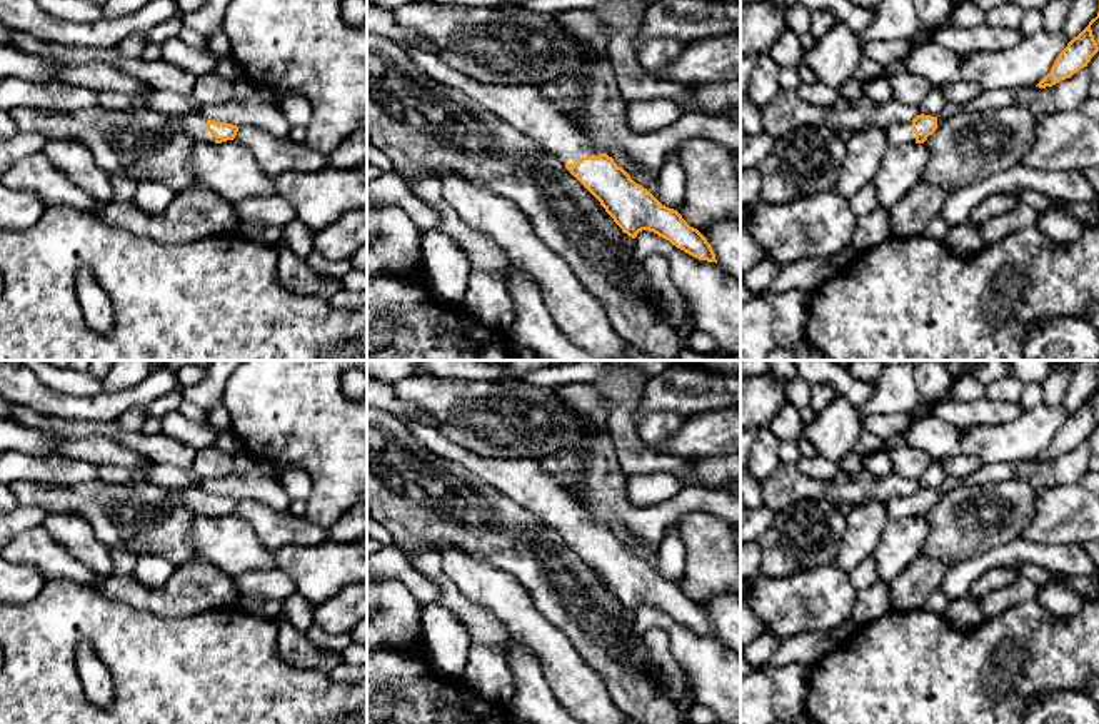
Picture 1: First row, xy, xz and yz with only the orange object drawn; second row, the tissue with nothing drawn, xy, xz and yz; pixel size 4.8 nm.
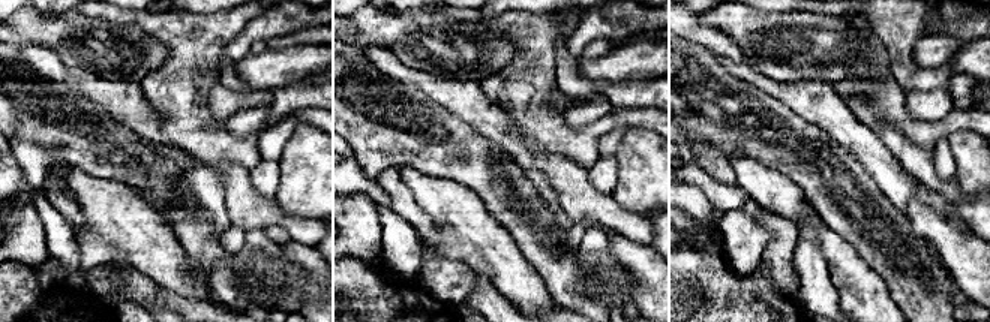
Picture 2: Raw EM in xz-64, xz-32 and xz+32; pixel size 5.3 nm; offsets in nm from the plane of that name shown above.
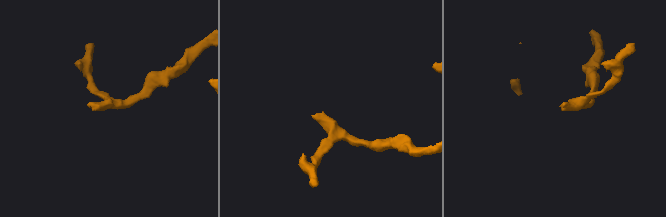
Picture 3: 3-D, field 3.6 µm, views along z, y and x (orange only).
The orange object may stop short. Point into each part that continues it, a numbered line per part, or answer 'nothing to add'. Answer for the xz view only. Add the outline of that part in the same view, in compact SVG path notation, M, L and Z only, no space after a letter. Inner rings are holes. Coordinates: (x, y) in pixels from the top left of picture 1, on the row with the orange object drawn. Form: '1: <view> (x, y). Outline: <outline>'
1: xz (524, 107). Outline: M409 48L409 55L432 80L457 87L534 140L542 150L557 157L564 165L577 163L582 157L599 157L602 153L535 85L480 83L450 68L437 55L414 48Z

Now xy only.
1: xy (195, 124). Outline: M200 113L178 118L195 142L215 143L215 135L207 130L207 120Z

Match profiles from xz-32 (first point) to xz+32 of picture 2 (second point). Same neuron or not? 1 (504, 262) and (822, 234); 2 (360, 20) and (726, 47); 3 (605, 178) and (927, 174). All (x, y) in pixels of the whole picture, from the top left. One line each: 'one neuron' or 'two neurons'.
1: one neuron
2: two neurons
3: two neurons

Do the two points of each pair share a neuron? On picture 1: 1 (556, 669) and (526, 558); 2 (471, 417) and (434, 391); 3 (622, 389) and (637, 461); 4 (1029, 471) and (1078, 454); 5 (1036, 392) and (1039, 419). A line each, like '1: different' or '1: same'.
1: different
2: same
3: same
4: same
5: different

